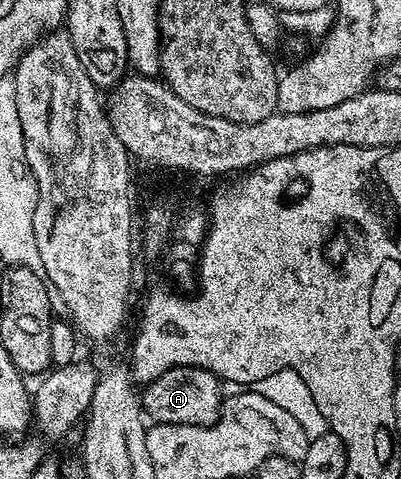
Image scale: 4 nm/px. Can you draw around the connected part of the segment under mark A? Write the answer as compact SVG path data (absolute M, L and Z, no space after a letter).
M177 366L156 380L145 383L140 394L140 405L151 423L184 424L185 426L211 426L224 401L223 383L212 372L199 366Z

